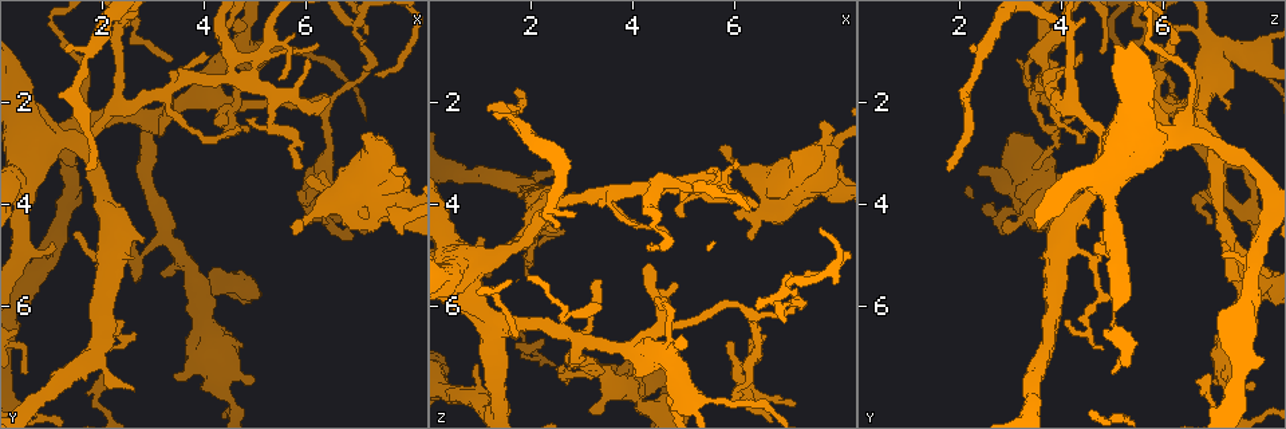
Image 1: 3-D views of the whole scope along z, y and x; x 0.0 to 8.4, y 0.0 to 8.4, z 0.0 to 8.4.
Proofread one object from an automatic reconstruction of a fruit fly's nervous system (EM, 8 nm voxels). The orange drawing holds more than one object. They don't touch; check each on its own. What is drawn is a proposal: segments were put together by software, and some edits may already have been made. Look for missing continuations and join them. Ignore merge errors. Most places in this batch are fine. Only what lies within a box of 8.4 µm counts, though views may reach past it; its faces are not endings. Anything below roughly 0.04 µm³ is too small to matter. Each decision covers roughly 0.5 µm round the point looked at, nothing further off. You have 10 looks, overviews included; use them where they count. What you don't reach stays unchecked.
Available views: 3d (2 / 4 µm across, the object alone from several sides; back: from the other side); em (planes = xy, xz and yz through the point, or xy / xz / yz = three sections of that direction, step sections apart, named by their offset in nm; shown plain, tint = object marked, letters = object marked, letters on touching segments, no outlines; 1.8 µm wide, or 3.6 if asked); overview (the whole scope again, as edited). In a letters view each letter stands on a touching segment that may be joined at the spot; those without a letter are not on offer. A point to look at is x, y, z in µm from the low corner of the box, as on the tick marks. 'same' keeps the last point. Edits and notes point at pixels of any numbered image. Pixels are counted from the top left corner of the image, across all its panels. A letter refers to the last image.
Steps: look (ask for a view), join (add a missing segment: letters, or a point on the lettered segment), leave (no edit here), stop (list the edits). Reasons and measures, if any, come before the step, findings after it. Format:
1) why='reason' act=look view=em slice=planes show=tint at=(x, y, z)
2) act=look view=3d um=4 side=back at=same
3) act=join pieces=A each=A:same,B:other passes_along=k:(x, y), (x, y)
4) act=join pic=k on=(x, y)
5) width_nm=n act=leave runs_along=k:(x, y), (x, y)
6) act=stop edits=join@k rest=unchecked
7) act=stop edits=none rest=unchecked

why='thin end' act=look view=em slice=planes show=letters at=(1.70, 3.25, 1.80)

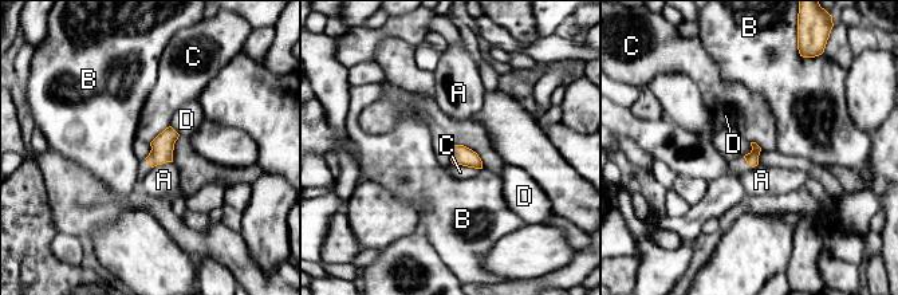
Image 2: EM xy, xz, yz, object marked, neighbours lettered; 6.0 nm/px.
act=leave each=A:other,B:other,C:other,D:other border=2:(452, 162), (480, 169) found='no lettered segment goes on from it'

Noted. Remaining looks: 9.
why='sudden change in width' act=look view=3d um=4 at=(0.60, 3.15, 5.15)

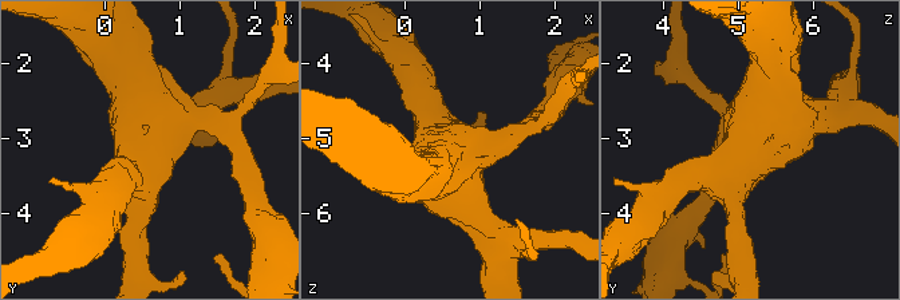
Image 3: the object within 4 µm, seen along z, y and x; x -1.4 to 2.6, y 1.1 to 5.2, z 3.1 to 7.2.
act=look view=em um=3.6 slice=planes show=letters at=(0.60, 3.15, 5.15)

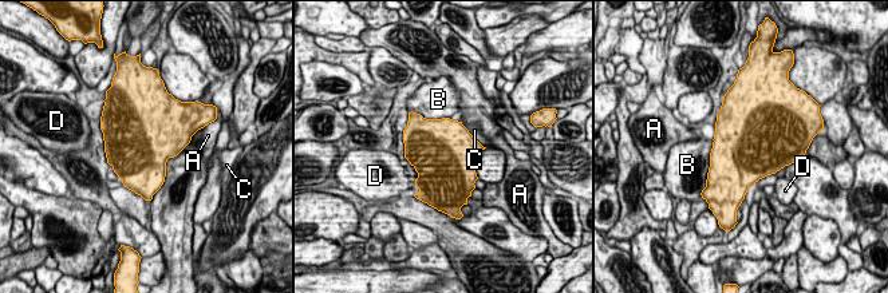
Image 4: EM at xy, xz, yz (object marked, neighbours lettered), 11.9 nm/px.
act=leave each=A:other,B:other,C:other,D:other border=4:(461, 122), (486, 147) found='none of them fits'

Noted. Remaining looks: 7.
why='thick end' act=look view=em slice=xy step=8 show=letters at=(6.10, 3.45, 4.25)

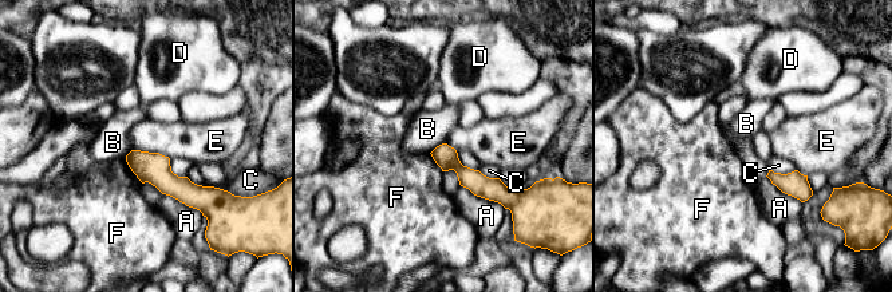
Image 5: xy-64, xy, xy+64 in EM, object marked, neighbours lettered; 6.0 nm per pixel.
longest_contact=A:300nm act=leave each=A:other,B:other,C:other,D:other,E:other,F:other border=5:(445, 142), (439, 143), (430, 153) found='none of them fits'

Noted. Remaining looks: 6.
why='free end' act=look view=3d um=2 at=(5.75, 4.50, 2.85)

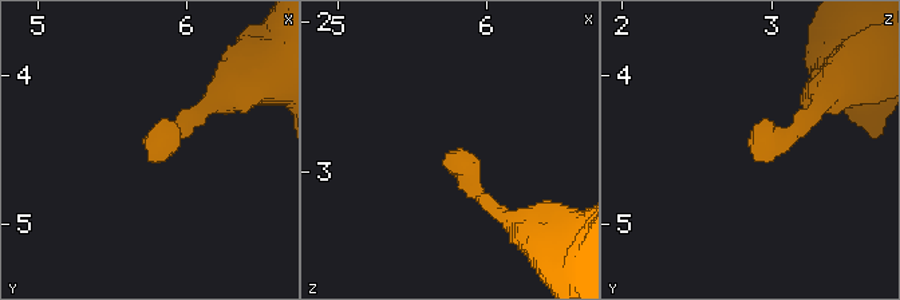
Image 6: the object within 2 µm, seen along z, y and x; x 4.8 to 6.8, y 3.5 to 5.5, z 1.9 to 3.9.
act=look view=em slice=xy step=8 show=letters at=(5.74, 4.54, 2.84)

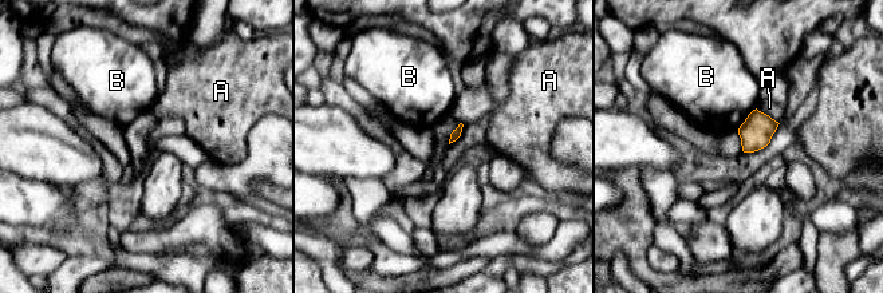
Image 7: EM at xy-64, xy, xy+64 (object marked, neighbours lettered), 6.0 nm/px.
act=look view=em slice=planes show=letters at=same

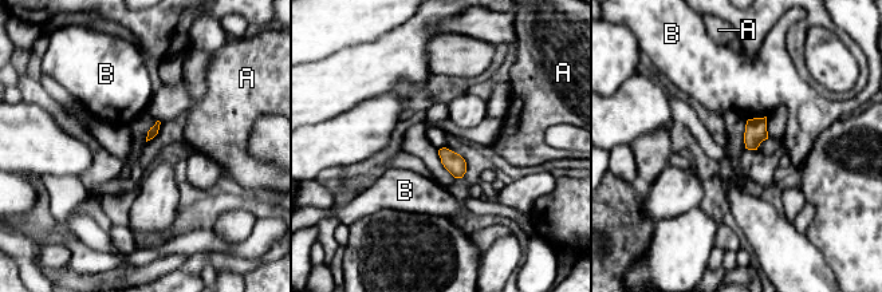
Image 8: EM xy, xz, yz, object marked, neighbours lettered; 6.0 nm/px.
act=leave each=A:other,B:other border=8:(766, 115), (747, 121) found='no lettered segment goes on from it'

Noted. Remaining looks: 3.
act=stop edits=none rest=unchecked

